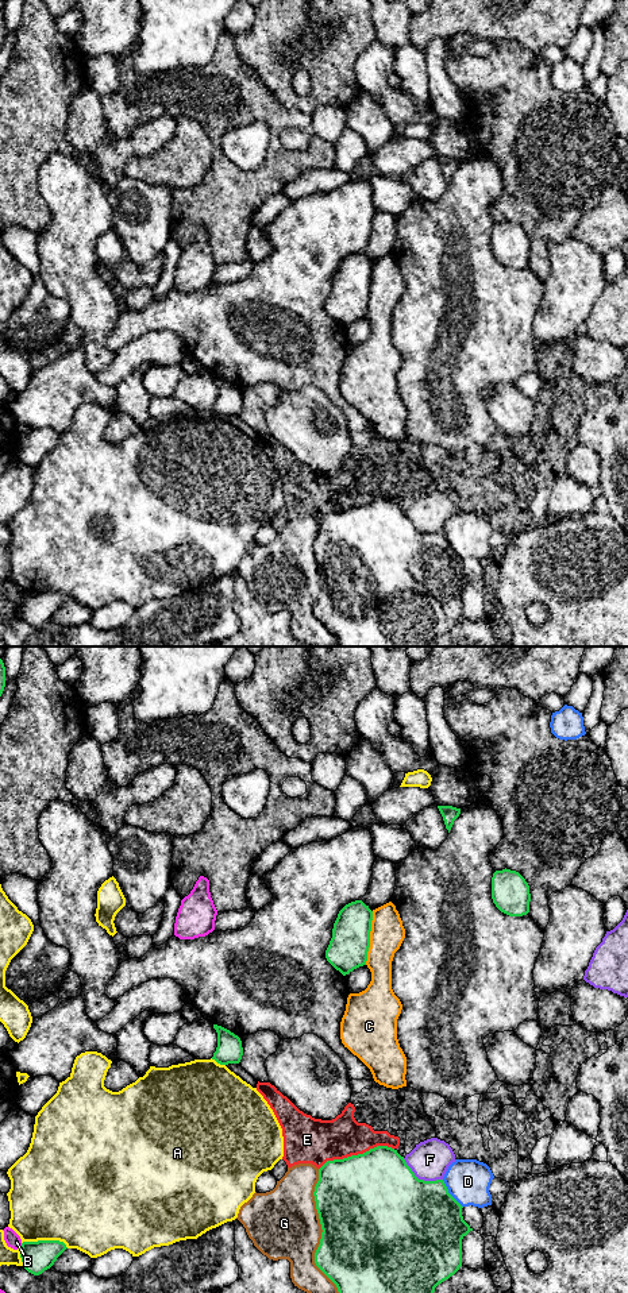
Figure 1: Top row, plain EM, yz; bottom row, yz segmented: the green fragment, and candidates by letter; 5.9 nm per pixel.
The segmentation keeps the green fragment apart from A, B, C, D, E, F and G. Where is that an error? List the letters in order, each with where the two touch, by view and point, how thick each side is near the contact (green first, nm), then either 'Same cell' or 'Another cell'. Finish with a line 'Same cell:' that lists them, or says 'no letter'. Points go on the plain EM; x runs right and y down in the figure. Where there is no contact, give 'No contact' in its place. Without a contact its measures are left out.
A: Touches green at yz (45, 593). Thickness 190 nm (green) against 480 nm. Another cell
B: Touches green at yz (22, 598). Thickness 190 nm (green) against 90 nm. Another cell
C: Touches green at yz (369, 290). Thickness 240 nm (green) against 200 nm. Another cell
D: Touches green at yz (449, 545). Thickness 500 nm (green) against 260 nm. Another cell
E: Touches green at yz (355, 508). Thickness 500 nm (green) against 260 nm. Another cell
F: Touches green at yz (420, 532). Thickness 500 nm (green) against 240 nm. Another cell
G: Touches green at yz (323, 583). Thickness 500 nm (green) against 420 nm. Another cell
Same cell: no letter

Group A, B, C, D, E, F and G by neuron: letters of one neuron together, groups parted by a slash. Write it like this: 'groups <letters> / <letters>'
groups A / B / C E / D / F / G

